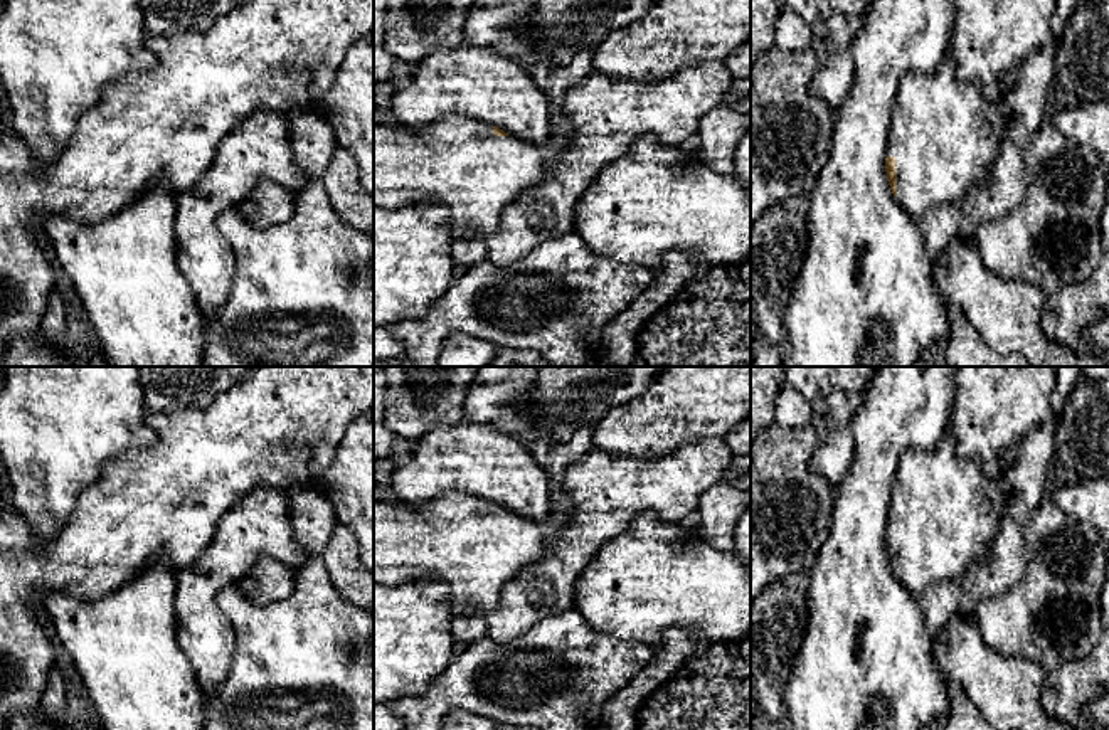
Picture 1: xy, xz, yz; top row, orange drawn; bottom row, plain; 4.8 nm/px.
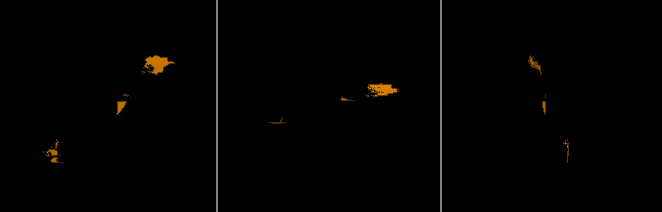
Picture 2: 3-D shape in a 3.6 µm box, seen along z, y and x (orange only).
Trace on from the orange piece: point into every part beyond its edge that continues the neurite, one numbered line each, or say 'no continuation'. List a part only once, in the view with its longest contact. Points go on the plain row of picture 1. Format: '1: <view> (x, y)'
1: yz (944, 510)

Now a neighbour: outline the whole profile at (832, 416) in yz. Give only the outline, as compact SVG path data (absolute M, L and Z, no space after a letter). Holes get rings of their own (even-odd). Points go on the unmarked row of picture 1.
M833 390L811 402L811 426L816 432L816 447L809 466L833 488L846 476L855 459L853 417L862 394Z

